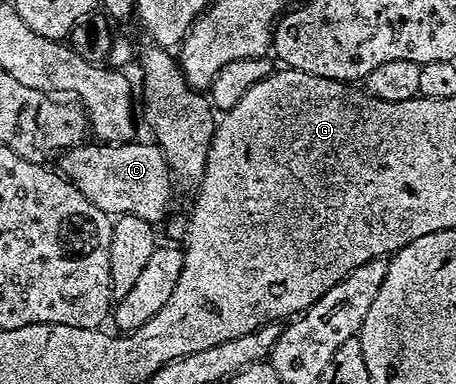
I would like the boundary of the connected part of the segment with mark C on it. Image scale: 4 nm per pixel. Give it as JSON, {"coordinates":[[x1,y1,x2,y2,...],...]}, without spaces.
{"coordinates":[[82,141,77,146,69,147,60,152,59,160,61,159,61,167,59,166,60,174,64,175,70,183,75,185,75,189,79,189,79,193,83,193,83,197,87,197,87,201,91,201,91,205,95,205,95,209,99,209,105,215,110,217,116,217,119,215,134,215,135,217,141,217,143,221,149,223,149,217,151,213,151,207,149,205,163,205,163,203,171,203,171,193,169,193,169,187,171,188,171,176,169,173,169,166,165,164,165,158,163,153,158,149,156,142,148,141,149,143,137,143,138,141,130,141,128,143,103,143,100,141]]}

